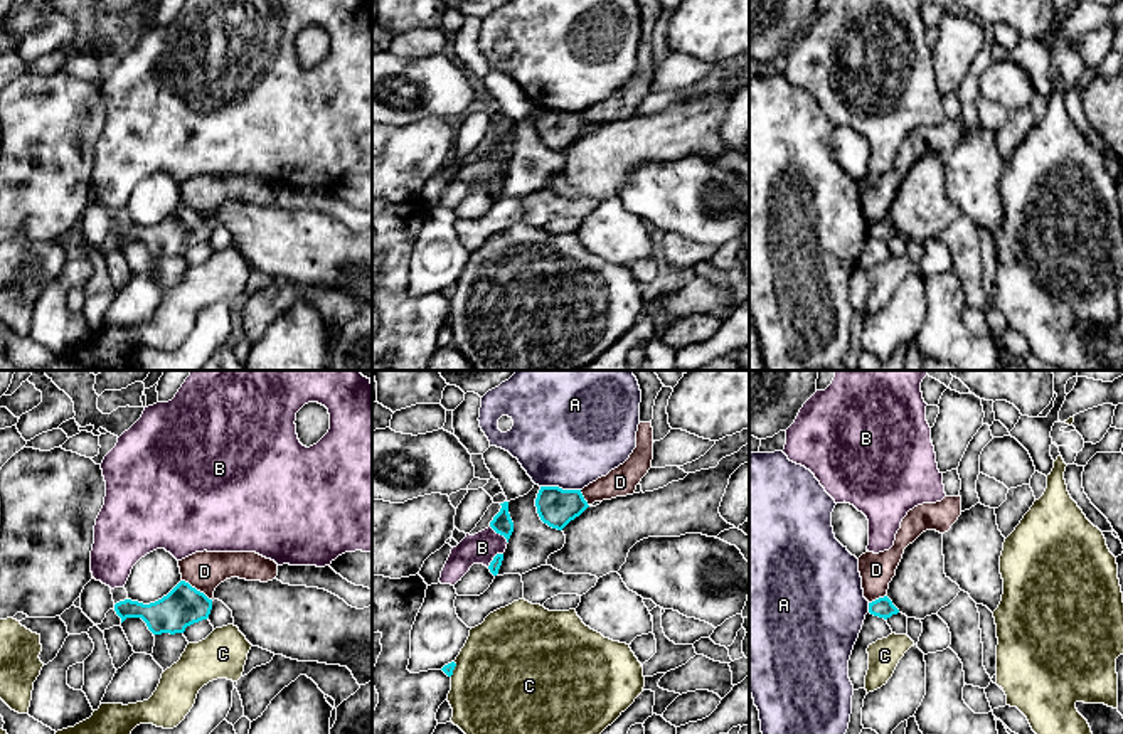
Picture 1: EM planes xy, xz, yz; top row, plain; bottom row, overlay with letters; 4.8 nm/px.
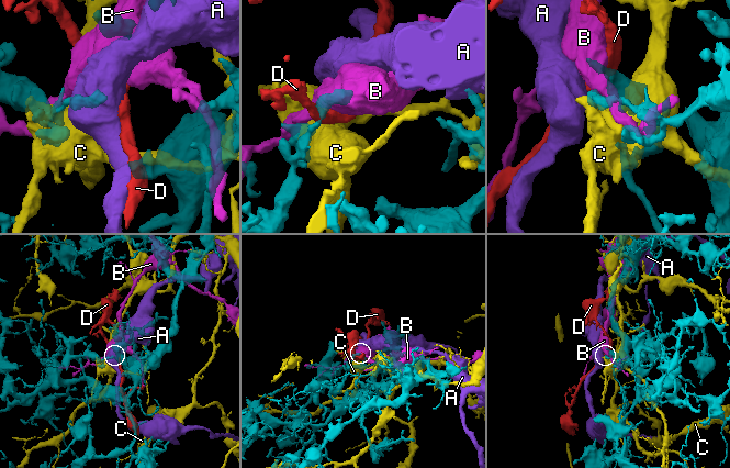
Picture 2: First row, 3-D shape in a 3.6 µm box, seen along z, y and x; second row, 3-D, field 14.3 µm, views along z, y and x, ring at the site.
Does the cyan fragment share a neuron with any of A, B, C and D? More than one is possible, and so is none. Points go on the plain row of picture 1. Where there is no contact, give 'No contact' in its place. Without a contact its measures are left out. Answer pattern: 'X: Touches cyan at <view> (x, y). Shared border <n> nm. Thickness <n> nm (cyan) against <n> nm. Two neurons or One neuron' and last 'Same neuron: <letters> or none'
A: Touches cyan at xz (561, 111). Shared border 190 nm. Thickness 190 nm (cyan) against 480 nm. Two neurons
B: Touches cyan at xz (500, 157). Shared border 120 nm. Thickness 100 nm (cyan) against 150 nm. Two neurons
C: Touches cyan at xz (453, 292). Shared border 80 nm. Thickness 50 nm (cyan) against 500 nm. Two neurons
D: Touches cyan at xy (196, 212). Shared border 170 nm. Thickness 190 nm (cyan) against 190 nm. Two neurons
Same neuron: none

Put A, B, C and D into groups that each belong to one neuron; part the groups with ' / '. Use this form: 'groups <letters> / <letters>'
groups A / B / C / D

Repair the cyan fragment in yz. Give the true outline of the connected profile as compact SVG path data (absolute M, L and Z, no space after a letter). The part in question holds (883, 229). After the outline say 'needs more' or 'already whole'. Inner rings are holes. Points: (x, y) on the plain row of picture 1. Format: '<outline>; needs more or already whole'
M884 219L884 221L879 221L872 226L869 226L869 236L887 242L892 237L897 237L899 232L892 227L892 224L887 219Z; already whole

